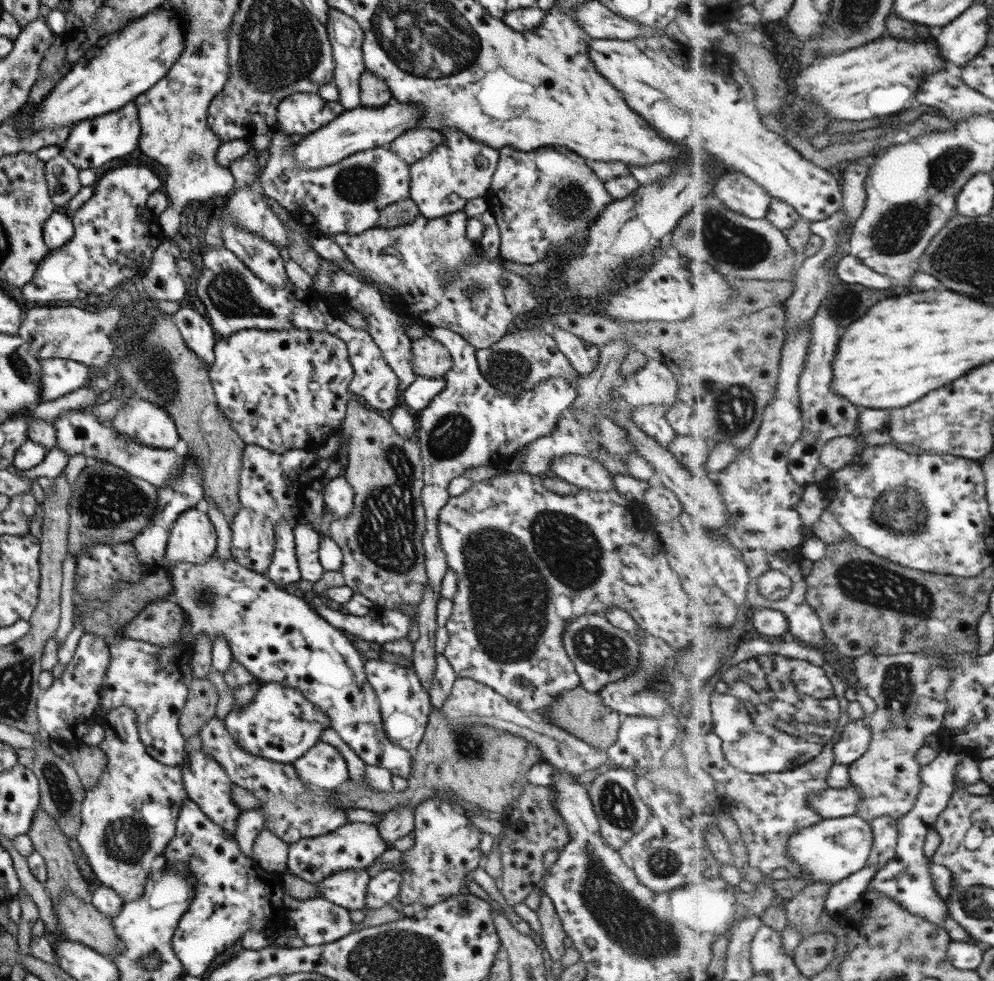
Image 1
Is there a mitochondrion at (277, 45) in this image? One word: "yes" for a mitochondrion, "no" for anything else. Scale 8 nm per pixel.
yes

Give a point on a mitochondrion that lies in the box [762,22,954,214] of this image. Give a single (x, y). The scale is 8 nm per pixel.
(802, 120)

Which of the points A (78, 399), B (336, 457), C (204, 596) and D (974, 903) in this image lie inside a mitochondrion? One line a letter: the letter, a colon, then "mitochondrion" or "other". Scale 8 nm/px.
A: other
B: other
C: mitochondrion
D: mitochondrion

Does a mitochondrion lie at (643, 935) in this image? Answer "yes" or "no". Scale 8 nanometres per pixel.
yes

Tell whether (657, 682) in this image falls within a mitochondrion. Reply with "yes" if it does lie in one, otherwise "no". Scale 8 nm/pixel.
yes

